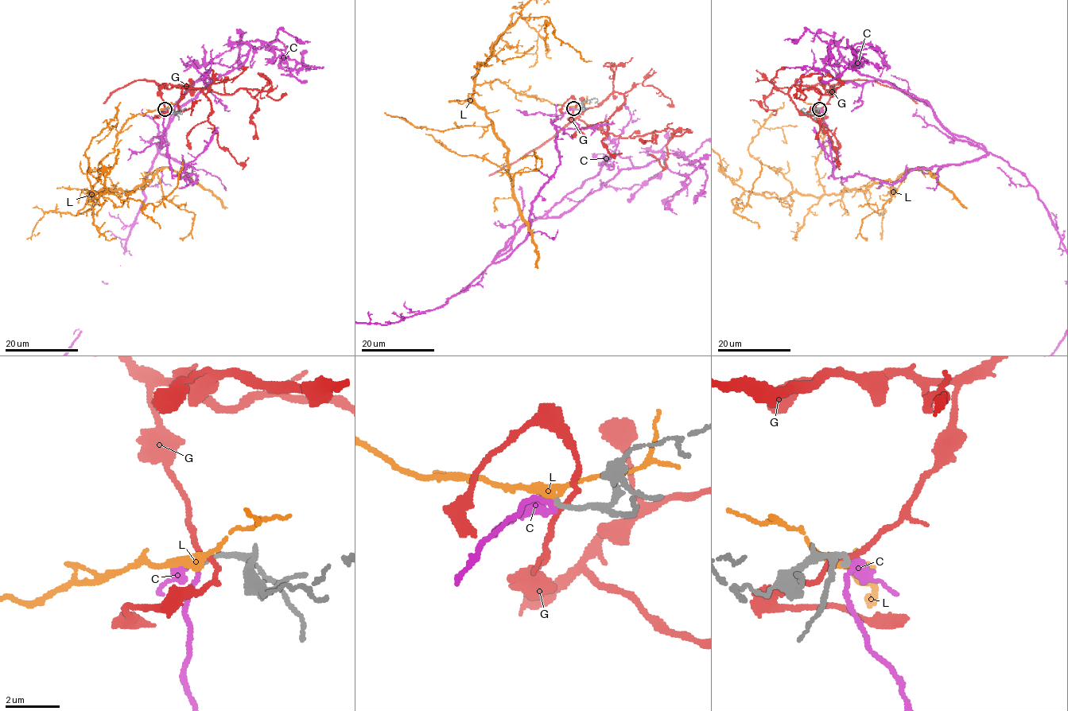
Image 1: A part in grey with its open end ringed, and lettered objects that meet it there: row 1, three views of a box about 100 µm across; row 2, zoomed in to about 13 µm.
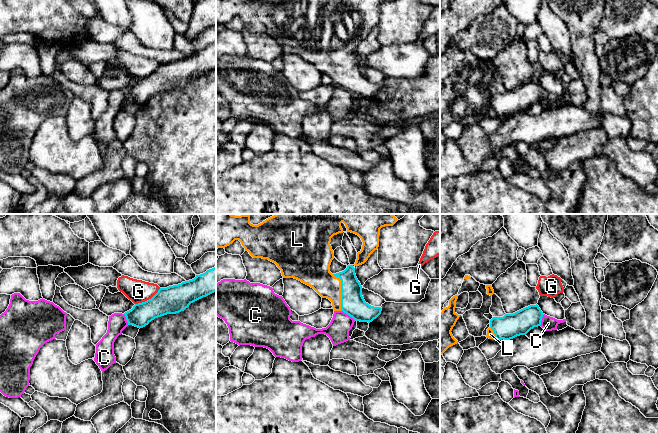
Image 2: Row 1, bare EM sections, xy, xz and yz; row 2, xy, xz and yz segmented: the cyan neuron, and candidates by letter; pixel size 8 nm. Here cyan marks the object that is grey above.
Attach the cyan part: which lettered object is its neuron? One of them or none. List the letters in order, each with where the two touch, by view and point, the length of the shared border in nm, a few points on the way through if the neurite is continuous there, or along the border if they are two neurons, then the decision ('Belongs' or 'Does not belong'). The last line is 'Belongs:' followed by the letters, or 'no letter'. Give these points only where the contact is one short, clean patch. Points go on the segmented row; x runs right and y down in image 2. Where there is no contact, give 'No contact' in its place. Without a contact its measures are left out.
C: Touches cyan at xz (348, 314). Shared border 150 nm. Boundary: xz (341, 310), (355, 320). Does not belong
G: Touches cyan at xy (147, 300). Shared border 240 nm. Boundary: xy (160, 288), (150, 298), (135, 304). Does not belong
L: Touches cyan at xz (341, 291). Shared border 300 nm. Path across: xz (353, 304), (341, 291), (329, 286), (316, 273). Belongs
Belongs: L

